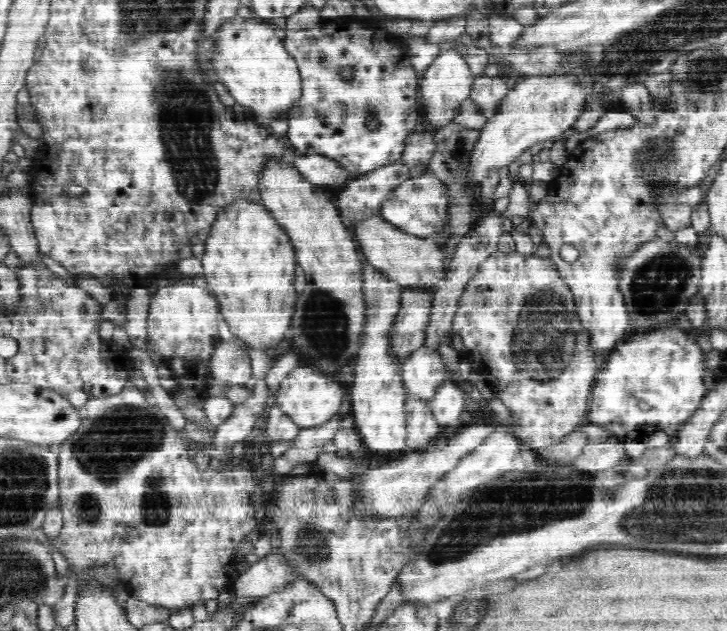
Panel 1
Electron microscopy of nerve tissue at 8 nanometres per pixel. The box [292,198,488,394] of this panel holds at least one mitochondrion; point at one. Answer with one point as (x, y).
(326, 330)

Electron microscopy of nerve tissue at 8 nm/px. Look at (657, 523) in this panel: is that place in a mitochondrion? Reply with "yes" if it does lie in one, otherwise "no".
yes

